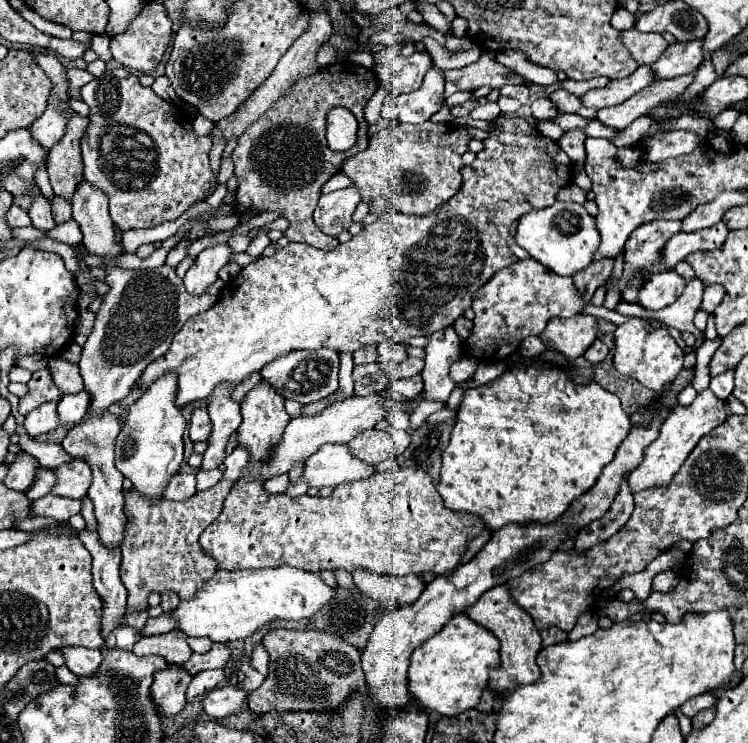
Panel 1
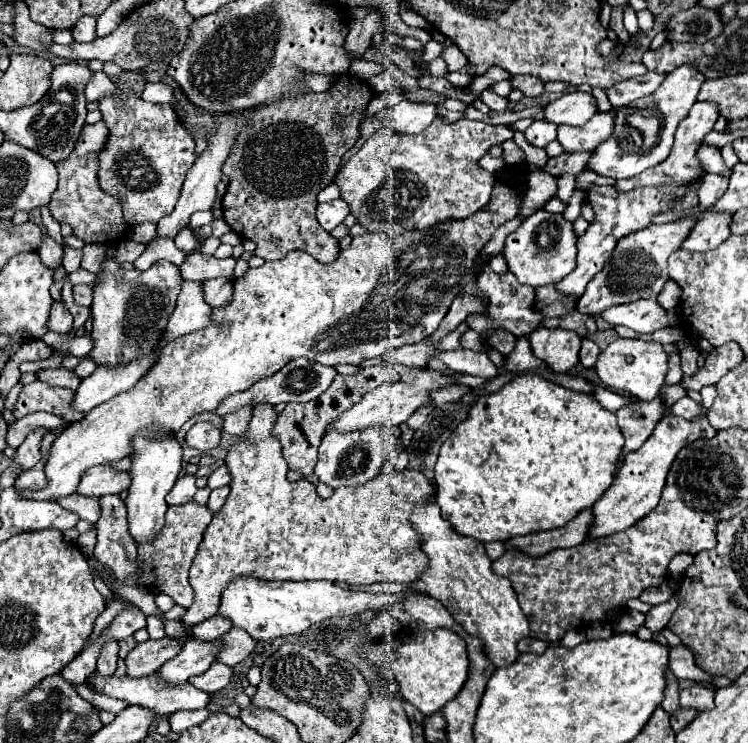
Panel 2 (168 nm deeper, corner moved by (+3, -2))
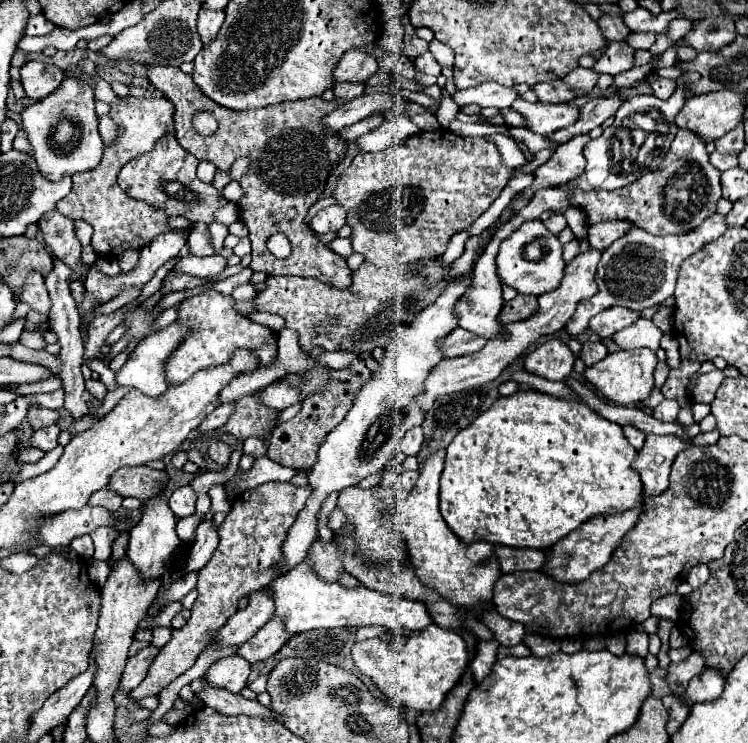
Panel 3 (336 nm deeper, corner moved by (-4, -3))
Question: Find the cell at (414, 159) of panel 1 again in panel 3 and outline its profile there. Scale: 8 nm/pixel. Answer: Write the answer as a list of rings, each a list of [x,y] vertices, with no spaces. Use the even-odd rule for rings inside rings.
[[[436,130],[436,132],[418,132],[414,134],[408,142],[402,142],[402,144],[396,144],[396,146],[390,146],[388,150],[380,150],[380,152],[362,152],[358,154],[352,164],[348,166],[348,170],[340,176],[338,180],[338,186],[334,190],[334,198],[340,206],[346,208],[348,212],[348,224],[352,226],[352,246],[356,252],[364,254],[366,260],[374,262],[376,266],[400,266],[400,264],[406,264],[406,266],[412,266],[414,262],[418,260],[428,260],[428,258],[434,258],[434,256],[440,256],[446,252],[446,244],[448,240],[460,232],[460,230],[466,230],[480,214],[484,214],[490,204],[500,196],[502,188],[506,186],[506,182],[510,180],[512,172],[502,166],[500,162],[500,152],[496,148],[494,142],[490,142],[488,138],[466,138],[466,136],[456,136],[452,134],[450,130]]]

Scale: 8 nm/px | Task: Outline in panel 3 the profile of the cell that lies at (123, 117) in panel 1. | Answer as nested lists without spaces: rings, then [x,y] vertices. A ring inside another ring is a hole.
[[[168,132],[154,144],[154,150],[136,156],[120,170],[118,184],[130,198],[164,210],[166,216],[184,216],[190,222],[210,224],[214,212],[220,208],[220,194],[212,184],[196,178],[196,166],[198,158],[178,144],[174,132]]]

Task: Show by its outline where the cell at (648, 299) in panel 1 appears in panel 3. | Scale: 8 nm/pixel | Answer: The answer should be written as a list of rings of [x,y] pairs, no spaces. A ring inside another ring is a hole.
[[[612,306],[590,320],[590,330],[596,332],[600,338],[608,338],[608,336],[614,336],[618,330],[634,324],[638,318],[640,318],[640,312],[636,310],[628,310],[624,306]]]

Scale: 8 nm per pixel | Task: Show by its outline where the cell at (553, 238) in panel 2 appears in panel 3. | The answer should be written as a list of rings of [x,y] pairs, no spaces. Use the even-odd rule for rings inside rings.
[[[532,220],[526,222],[524,226],[520,226],[520,230],[516,230],[510,238],[506,238],[500,246],[500,254],[498,254],[498,270],[500,270],[500,280],[506,282],[508,286],[516,288],[520,294],[546,294],[552,292],[560,286],[562,278],[564,278],[564,268],[566,262],[562,258],[562,244],[558,240],[558,236],[554,236],[542,220]],[[538,242],[542,248],[542,256],[538,260],[528,260],[526,258],[526,246]]]

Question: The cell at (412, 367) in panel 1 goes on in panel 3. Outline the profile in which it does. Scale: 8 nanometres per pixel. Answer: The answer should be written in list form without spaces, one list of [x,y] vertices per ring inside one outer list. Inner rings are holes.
[[[354,360],[344,370],[334,370],[332,386],[328,386],[324,394],[316,394],[316,398],[308,398],[308,402],[302,402],[300,412],[292,420],[280,424],[274,430],[274,436],[270,436],[268,440],[268,458],[282,466],[290,466],[294,470],[310,470],[316,464],[316,454],[318,454],[320,442],[324,442],[324,434],[328,434],[332,428],[340,424],[340,418],[348,414],[356,394],[370,378],[372,378],[372,372],[366,368],[362,360]]]

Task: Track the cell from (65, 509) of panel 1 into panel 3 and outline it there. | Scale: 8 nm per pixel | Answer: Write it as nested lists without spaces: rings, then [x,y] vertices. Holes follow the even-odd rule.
[[[106,488],[98,490],[88,500],[88,506],[100,506],[100,508],[106,508],[106,510],[112,510],[112,512],[116,512],[120,508],[120,504],[122,504],[122,496],[118,496],[112,490],[106,490]]]

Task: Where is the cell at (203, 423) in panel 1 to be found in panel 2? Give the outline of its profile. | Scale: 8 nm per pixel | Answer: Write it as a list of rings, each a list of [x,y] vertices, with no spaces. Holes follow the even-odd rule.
[[[195,423],[185,435],[185,443],[203,453],[219,447],[219,441],[221,441],[221,431],[211,423]]]

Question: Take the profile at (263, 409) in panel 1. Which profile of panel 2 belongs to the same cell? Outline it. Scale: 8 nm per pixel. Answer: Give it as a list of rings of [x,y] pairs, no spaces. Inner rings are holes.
[[[253,407],[253,417],[249,421],[247,433],[239,437],[239,443],[233,445],[225,459],[233,477],[231,493],[223,509],[213,515],[209,527],[205,529],[197,557],[189,569],[189,583],[195,589],[195,599],[181,619],[185,633],[191,633],[191,627],[203,623],[217,613],[217,605],[221,601],[225,585],[229,585],[229,581],[241,575],[251,575],[267,581],[325,579],[333,583],[343,581],[349,585],[371,585],[381,581],[417,581],[427,567],[427,557],[419,549],[419,535],[409,525],[409,513],[415,503],[427,501],[435,493],[429,485],[429,479],[421,471],[405,469],[393,475],[381,473],[361,487],[339,487],[329,499],[321,499],[317,497],[315,485],[307,479],[299,479],[295,483],[287,481],[287,463],[281,455],[281,445],[277,437],[271,433],[275,419],[277,413],[273,407]]]

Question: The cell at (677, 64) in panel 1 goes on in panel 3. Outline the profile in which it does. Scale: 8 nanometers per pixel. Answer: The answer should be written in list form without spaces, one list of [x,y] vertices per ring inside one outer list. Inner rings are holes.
[[[616,90],[608,96],[600,96],[600,98],[590,98],[580,112],[580,122],[576,122],[576,126],[568,126],[564,130],[556,130],[556,134],[550,134],[548,138],[562,144],[568,138],[576,136],[576,134],[586,134],[592,128],[600,126],[604,120],[608,120],[608,116],[614,116],[616,110],[620,108],[620,104],[624,102],[624,96]]]

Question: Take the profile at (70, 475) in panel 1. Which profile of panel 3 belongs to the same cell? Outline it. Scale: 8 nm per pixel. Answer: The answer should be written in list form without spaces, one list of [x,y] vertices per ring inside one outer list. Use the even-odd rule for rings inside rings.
[[[134,466],[116,470],[116,474],[112,474],[108,482],[108,490],[124,498],[132,496],[144,502],[148,496],[154,496],[166,482],[168,482],[166,472],[152,470],[148,466]]]

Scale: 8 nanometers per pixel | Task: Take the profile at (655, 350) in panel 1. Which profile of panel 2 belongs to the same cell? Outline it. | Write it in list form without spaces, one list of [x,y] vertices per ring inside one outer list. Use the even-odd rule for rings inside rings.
[[[619,337],[605,351],[599,353],[595,371],[607,389],[637,397],[641,401],[653,401],[659,395],[659,387],[665,383],[667,353],[663,351],[661,343]]]

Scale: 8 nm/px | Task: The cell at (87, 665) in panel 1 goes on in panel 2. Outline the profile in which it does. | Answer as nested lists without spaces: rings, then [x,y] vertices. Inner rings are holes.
[[[153,673],[149,677],[139,677],[139,679],[123,675],[123,677],[93,677],[91,681],[99,693],[115,697],[115,699],[123,699],[131,705],[145,705],[147,709],[153,709],[157,713],[157,717],[171,715],[179,709],[201,709],[201,707],[207,707],[207,703],[209,703],[209,693],[195,689],[189,681],[185,685],[169,685],[167,681],[161,681],[161,677],[157,677],[157,673]]]

